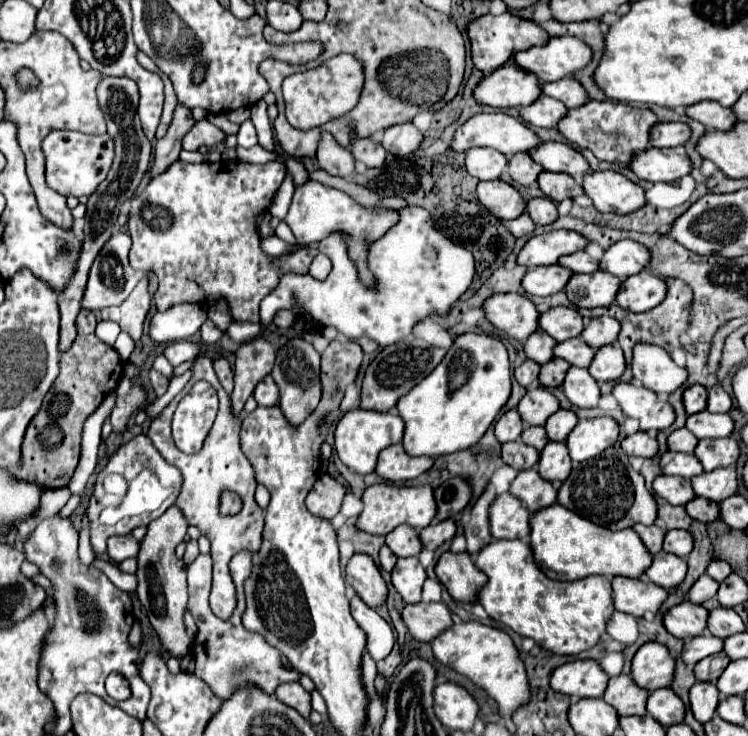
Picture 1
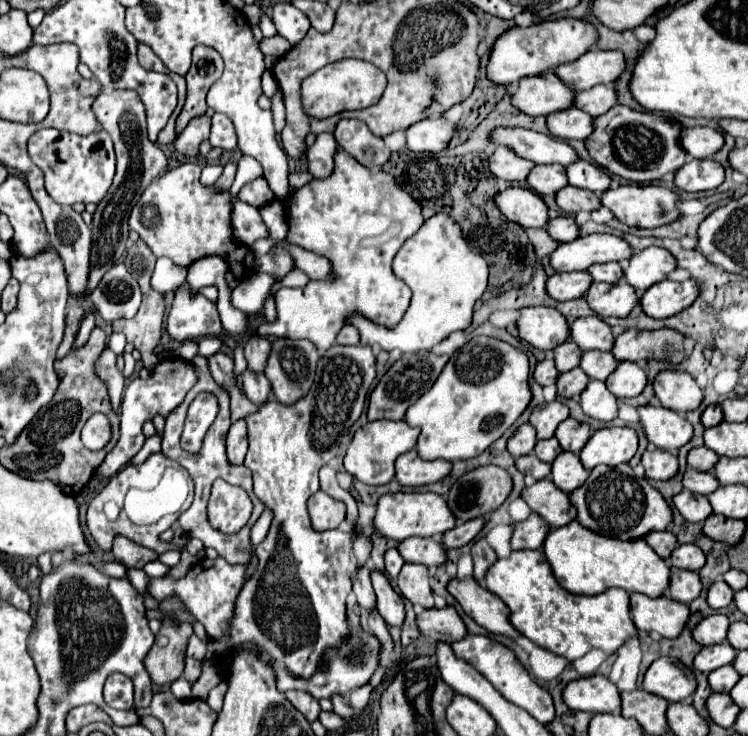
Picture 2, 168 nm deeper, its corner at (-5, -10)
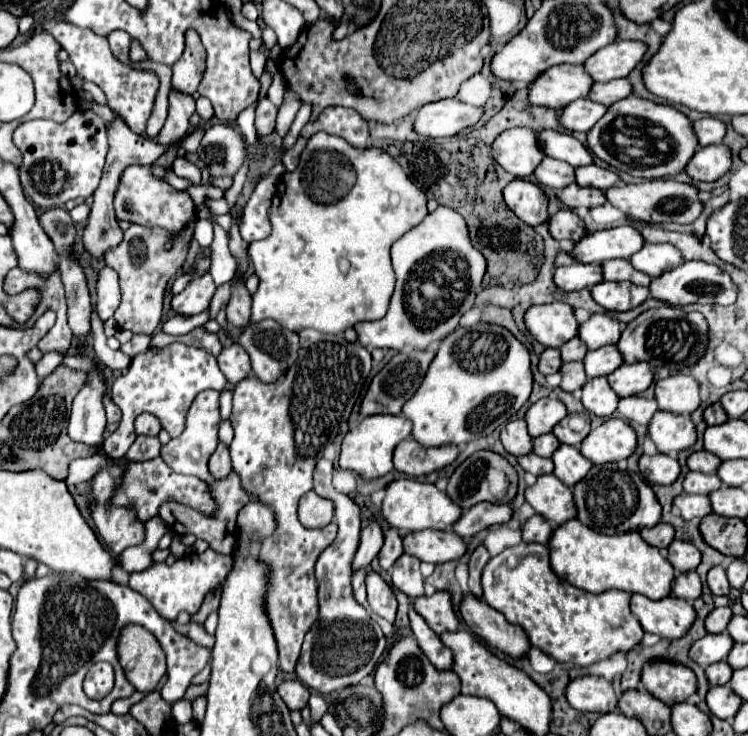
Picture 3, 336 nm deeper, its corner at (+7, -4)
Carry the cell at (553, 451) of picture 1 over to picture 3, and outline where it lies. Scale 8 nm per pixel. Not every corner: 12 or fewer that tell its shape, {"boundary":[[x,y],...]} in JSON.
{"boundary":[[562,444],[554,454],[554,476],[574,486],[592,468],[580,450]]}

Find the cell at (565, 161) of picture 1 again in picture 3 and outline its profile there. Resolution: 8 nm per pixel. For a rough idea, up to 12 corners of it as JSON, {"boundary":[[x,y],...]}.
{"boundary":[[596,164],[578,166],[576,184],[608,190],[618,176]]}

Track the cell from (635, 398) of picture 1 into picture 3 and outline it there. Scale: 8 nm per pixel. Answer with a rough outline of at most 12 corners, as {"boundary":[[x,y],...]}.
{"boundary":[[658,410],[648,434],[662,454],[696,442],[690,416]]}

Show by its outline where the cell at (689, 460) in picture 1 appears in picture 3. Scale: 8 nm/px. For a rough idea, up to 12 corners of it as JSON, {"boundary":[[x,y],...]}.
{"boundary":[[688,472],[688,494],[710,494],[722,486],[716,474]]}

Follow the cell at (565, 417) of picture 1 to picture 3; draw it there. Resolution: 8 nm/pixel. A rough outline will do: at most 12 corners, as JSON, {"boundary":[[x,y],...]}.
{"boundary":[[568,414],[552,430],[562,444],[578,446],[590,432],[590,416]]}

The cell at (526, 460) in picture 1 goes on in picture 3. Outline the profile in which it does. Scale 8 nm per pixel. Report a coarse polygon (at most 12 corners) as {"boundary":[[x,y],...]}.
{"boundary":[[536,454],[518,456],[518,464],[534,476],[550,474],[552,460]]}

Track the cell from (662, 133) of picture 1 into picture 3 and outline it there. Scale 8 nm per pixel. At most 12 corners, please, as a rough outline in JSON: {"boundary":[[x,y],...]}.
{"boundary":[[706,116],[692,122],[700,146],[720,144],[724,122]]}

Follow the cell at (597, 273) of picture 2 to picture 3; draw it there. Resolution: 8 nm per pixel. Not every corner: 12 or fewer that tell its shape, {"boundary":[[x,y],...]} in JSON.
{"boundary":[[604,260],[604,280],[630,280],[648,286],[652,278],[632,268],[628,260]]}

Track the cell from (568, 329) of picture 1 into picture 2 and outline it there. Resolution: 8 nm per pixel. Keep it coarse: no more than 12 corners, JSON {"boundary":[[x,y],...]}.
{"boundary":[[598,316],[570,324],[572,340],[586,350],[610,352],[616,336]]}

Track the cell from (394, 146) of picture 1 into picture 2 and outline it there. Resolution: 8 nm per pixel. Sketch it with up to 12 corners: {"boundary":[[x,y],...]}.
{"boundary":[[444,118],[408,128],[412,152],[442,152],[456,132]]}

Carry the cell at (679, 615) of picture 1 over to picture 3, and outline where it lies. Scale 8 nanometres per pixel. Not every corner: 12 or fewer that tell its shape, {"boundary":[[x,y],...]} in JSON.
{"boundary":[[714,608],[704,626],[712,634],[726,630],[730,608]]}

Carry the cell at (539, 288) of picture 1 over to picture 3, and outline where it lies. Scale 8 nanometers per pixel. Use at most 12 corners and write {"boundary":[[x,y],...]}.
{"boundary":[[600,264],[556,268],[554,284],[564,292],[602,282]]}

